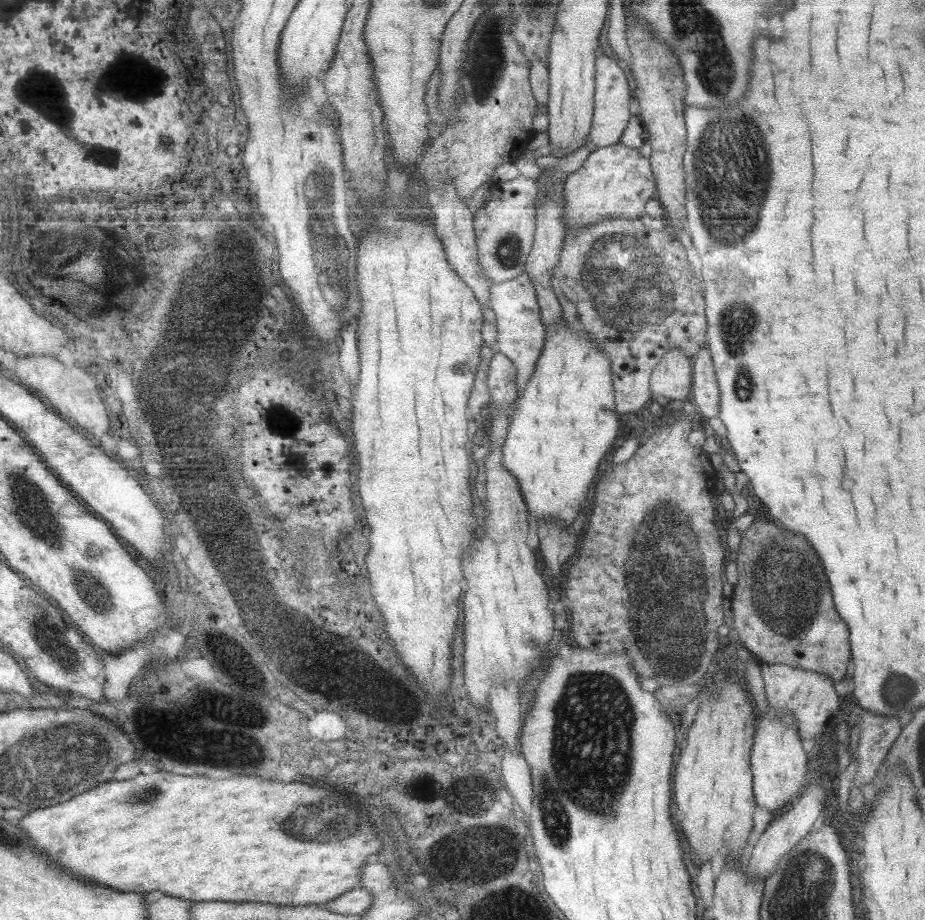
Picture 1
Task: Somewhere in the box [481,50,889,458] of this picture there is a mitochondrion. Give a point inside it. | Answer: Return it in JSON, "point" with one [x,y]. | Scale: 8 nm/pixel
{"point":[730,174]}

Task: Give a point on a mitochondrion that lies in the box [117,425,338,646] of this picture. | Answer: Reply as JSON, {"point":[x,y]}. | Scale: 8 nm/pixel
{"point":[229,532]}

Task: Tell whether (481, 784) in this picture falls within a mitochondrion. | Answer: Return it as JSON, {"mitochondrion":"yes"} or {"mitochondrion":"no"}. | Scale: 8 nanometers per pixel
{"mitochondrion":"no"}

